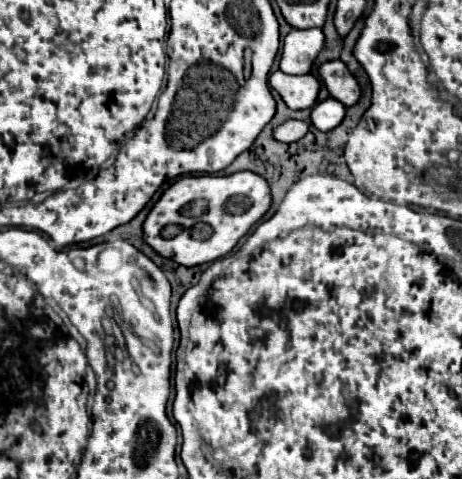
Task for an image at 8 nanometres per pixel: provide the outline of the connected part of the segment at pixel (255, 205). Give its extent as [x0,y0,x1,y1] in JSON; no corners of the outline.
[143,172,271,266]

